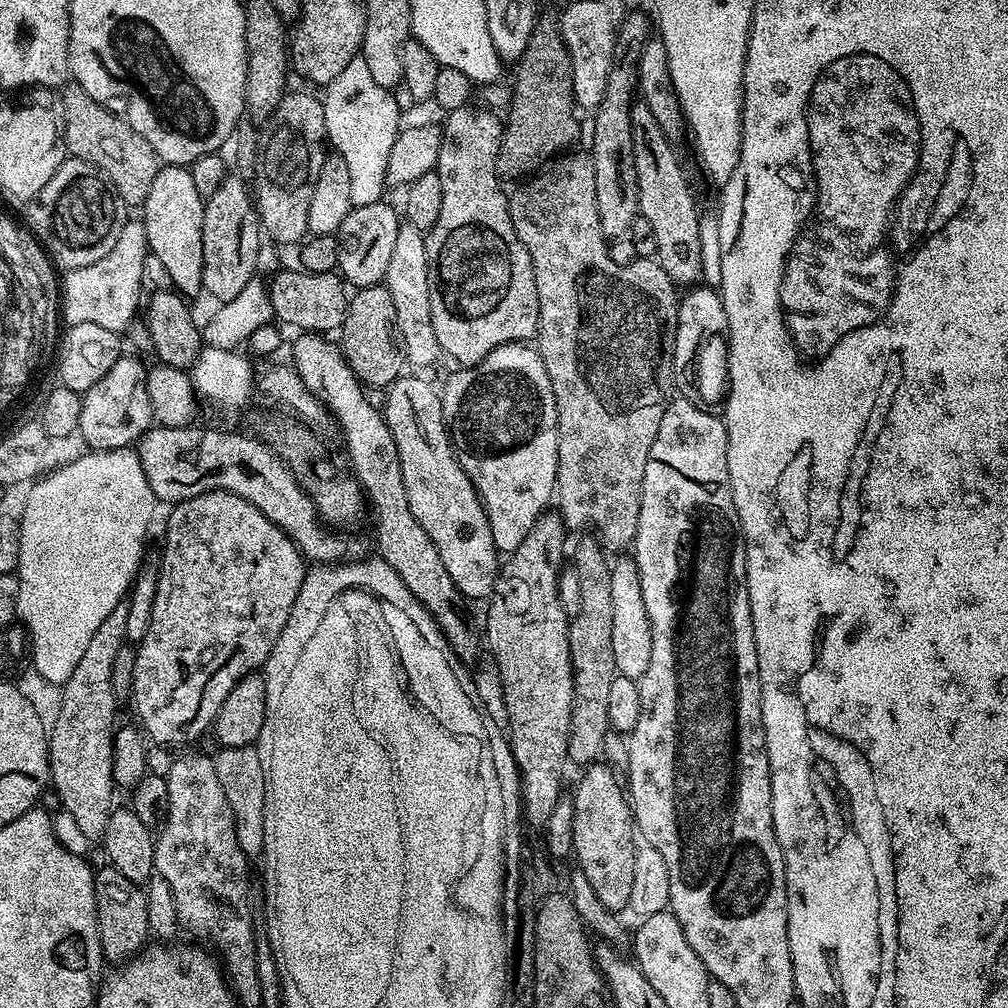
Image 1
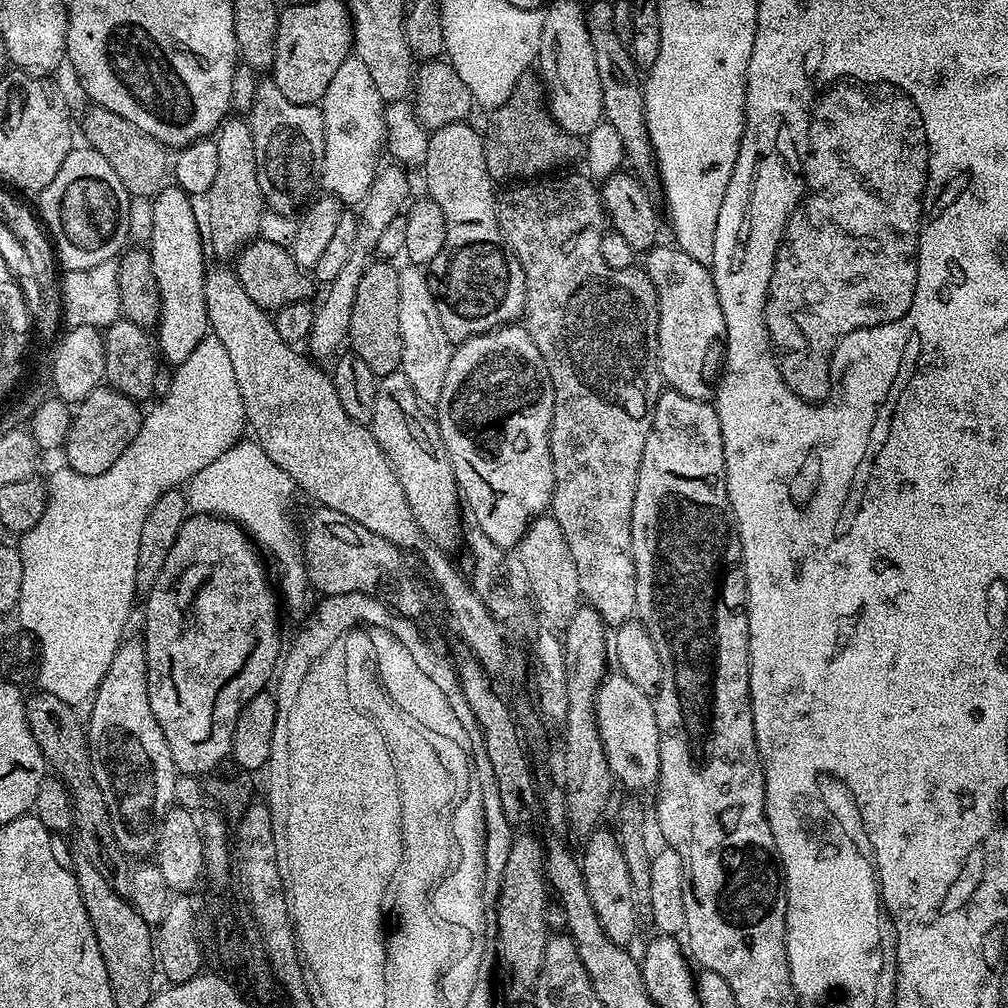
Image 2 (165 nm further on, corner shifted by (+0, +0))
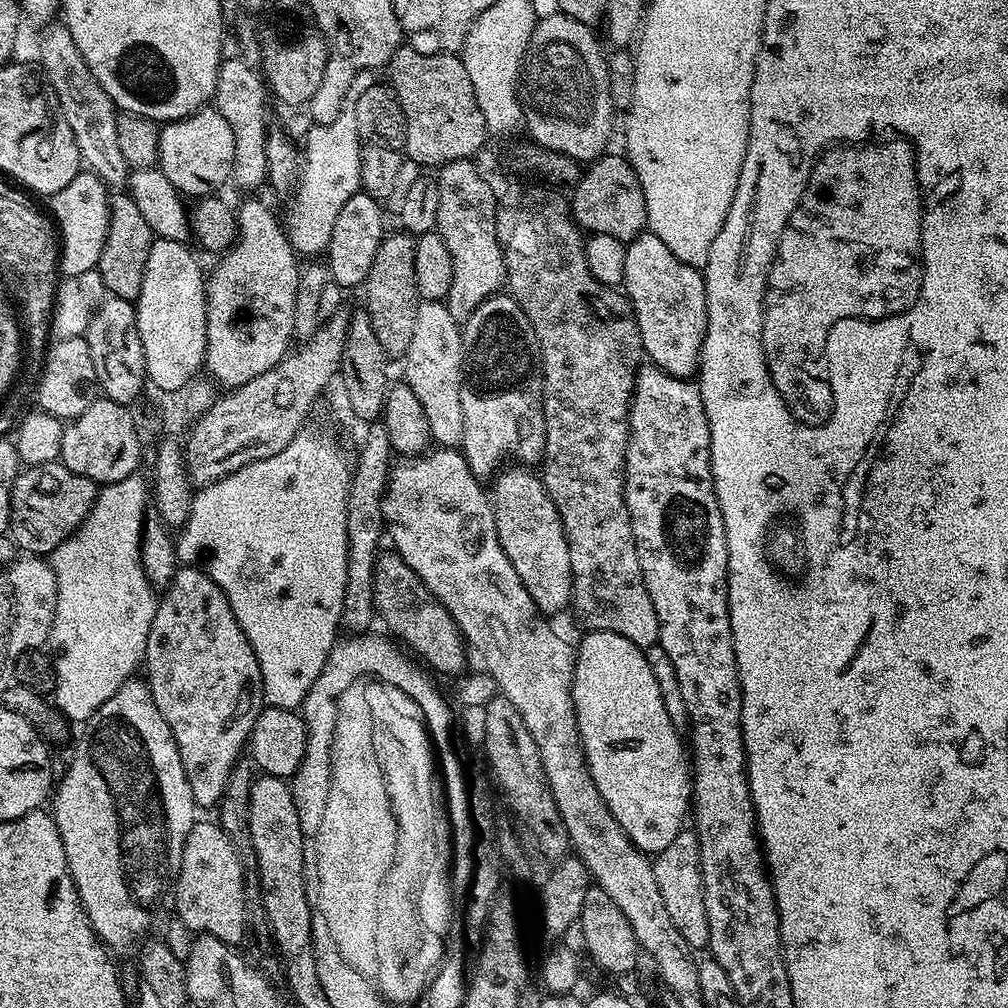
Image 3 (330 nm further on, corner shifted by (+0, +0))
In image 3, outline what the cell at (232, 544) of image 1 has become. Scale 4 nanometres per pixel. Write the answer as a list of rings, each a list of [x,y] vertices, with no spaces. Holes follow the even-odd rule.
[[[195,566],[177,567],[159,597],[144,659],[154,706],[158,706],[162,718],[166,718],[166,726],[170,726],[174,734],[174,742],[186,770],[186,782],[190,782],[190,794],[197,809],[215,809],[226,790],[232,768],[249,743],[254,722],[266,701],[258,658],[242,626],[238,626],[238,618],[234,618],[234,610],[230,610],[226,594],[222,594],[220,587],[203,570]]]

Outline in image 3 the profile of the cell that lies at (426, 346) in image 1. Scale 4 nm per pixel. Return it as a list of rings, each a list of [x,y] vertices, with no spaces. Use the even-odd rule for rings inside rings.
[[[425,300],[417,303],[414,335],[408,353],[402,357],[403,383],[418,394],[433,441],[440,446],[456,446],[464,439],[462,390],[464,389],[464,337],[461,325],[453,318],[447,303]]]

